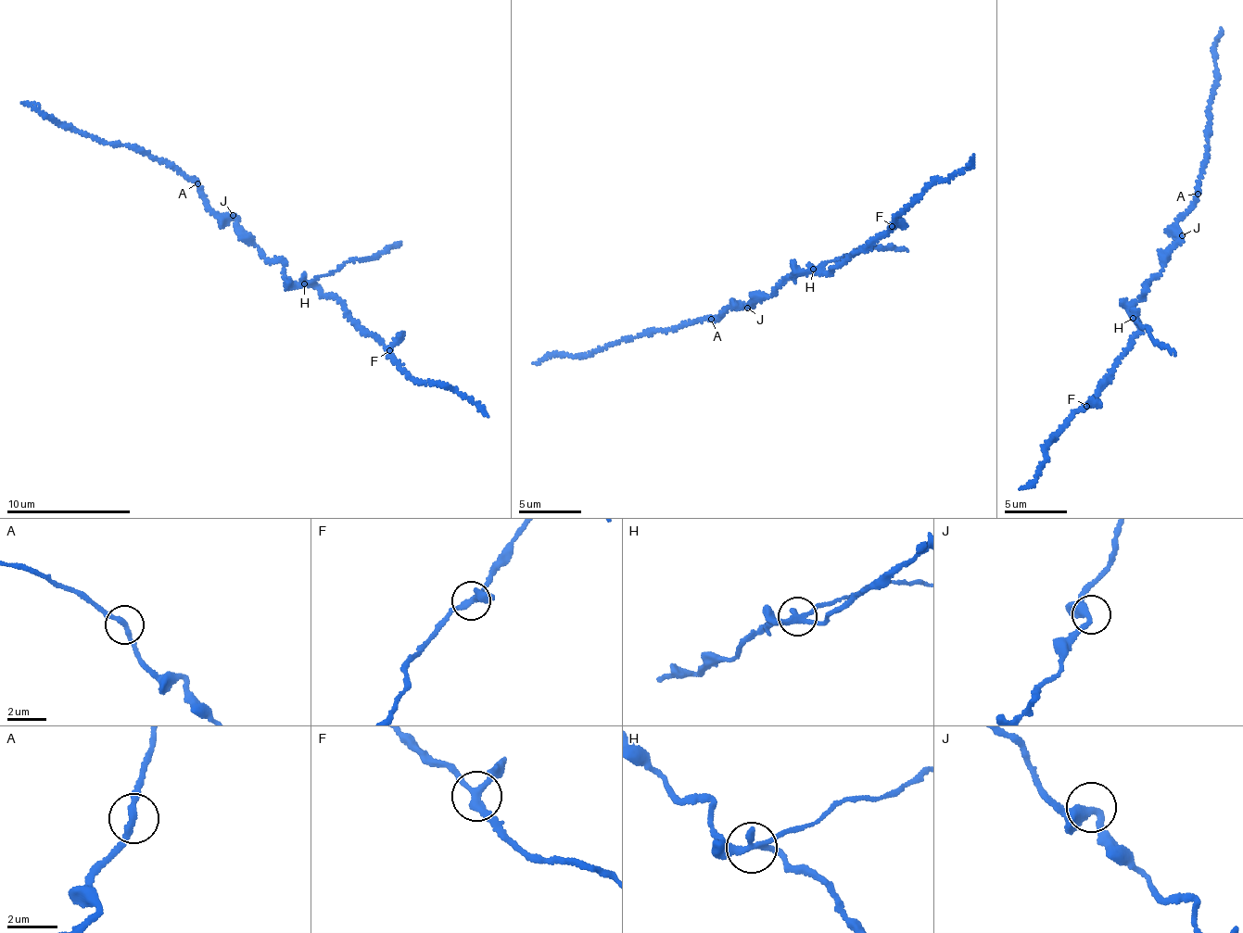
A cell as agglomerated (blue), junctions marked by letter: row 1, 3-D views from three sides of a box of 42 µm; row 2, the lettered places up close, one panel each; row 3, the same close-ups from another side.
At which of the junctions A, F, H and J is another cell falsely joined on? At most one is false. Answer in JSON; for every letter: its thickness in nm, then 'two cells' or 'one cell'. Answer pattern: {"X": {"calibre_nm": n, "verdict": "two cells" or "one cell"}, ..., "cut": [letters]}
{"A": {"calibre_nm": 240, "verdict": "one cell"}, "F": {"calibre_nm": 260, "verdict": "one cell"}, "H": {"calibre_nm": 280, "verdict": "two cells"}, "J": {"calibre_nm": 280, "verdict": "one cell"}, "cut": ["H"]}

